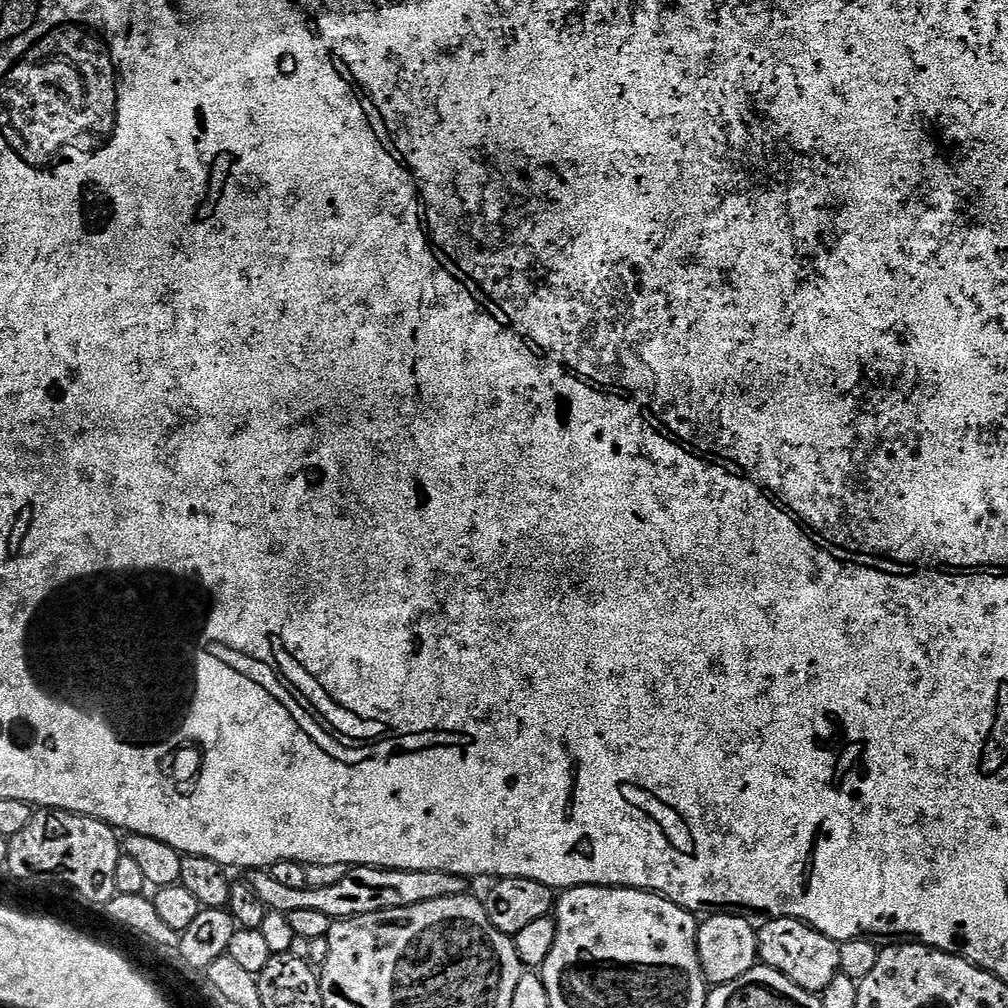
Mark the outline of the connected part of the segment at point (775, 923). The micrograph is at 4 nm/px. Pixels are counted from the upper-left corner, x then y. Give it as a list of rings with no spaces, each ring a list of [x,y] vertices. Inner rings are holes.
[[[777,916],[768,918],[759,925],[756,937],[758,938],[758,960],[763,967],[773,968],[786,978],[790,978],[802,990],[821,993],[830,986],[830,981],[840,975],[840,963],[838,962],[838,950],[840,944],[832,940],[826,934],[819,932],[817,928],[809,928],[801,920],[795,920],[789,916]]]

